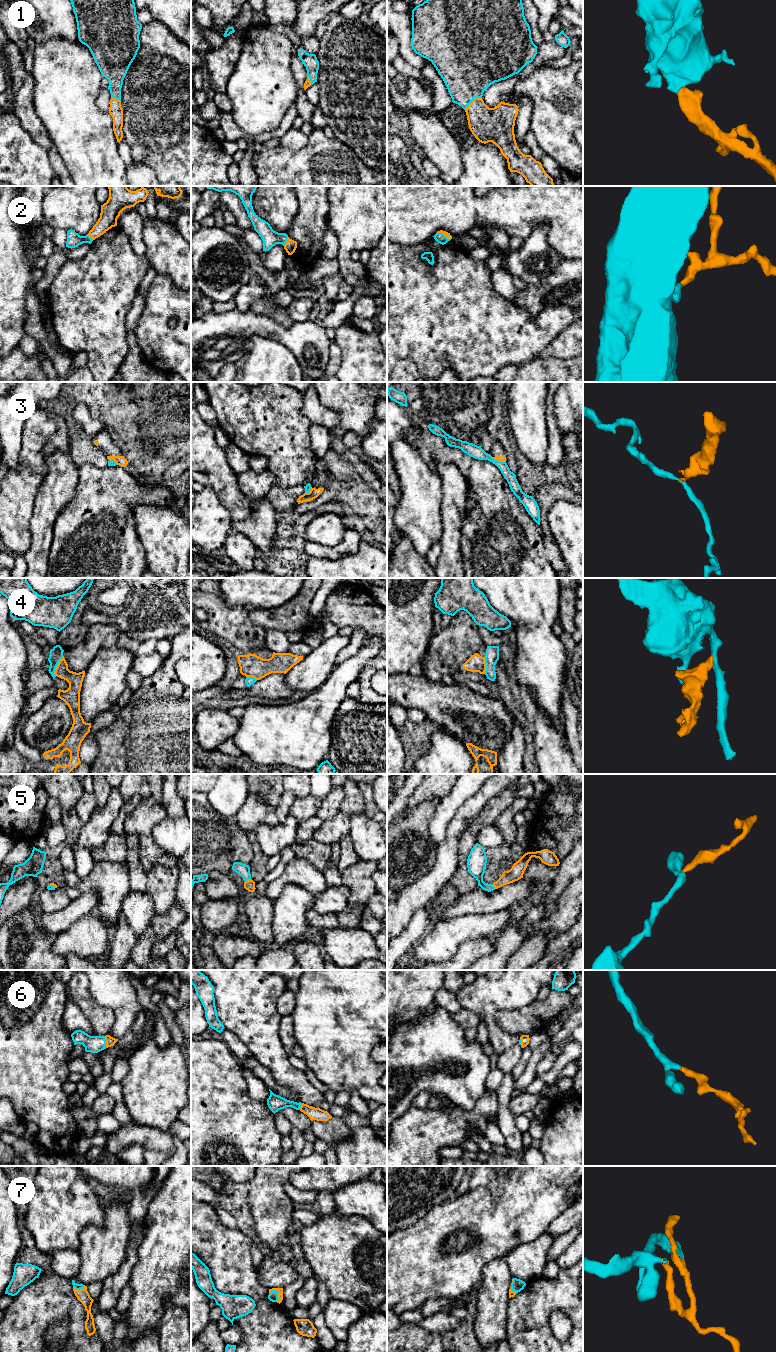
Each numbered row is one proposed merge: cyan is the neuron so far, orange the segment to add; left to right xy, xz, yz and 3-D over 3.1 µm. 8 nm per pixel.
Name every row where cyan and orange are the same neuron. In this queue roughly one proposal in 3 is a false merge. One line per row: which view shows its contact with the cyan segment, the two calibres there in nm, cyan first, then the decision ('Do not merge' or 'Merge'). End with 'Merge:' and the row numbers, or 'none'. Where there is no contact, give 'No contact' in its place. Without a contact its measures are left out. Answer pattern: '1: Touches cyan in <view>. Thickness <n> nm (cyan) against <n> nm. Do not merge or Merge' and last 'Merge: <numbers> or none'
1: Touches cyan in yz. Thickness 420 nm (cyan) against 280 nm. Merge
2: Touches cyan in xz. Thickness 140 nm (cyan) against 90 nm. Merge
3: Touches cyan in yz. Thickness 100 nm (cyan) against 50 nm. Do not merge
4: Touches cyan in xy. Thickness 110 nm (cyan) against 120 nm. Do not merge
5: Touches cyan in xz. Thickness 100 nm (cyan) against 90 nm. Merge
6: Touches cyan in xy. Thickness 140 nm (cyan) against 80 nm. Merge
7: Touches cyan in xz. Thickness 80 nm (cyan) against 50 nm. Merge
Merge: 1, 2, 5, 6, 7

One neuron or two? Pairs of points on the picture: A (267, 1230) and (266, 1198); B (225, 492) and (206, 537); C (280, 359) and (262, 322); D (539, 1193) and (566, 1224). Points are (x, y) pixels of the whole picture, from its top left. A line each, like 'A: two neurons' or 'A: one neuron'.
A: one neuron
B: two neurons
C: two neurons
D: two neurons

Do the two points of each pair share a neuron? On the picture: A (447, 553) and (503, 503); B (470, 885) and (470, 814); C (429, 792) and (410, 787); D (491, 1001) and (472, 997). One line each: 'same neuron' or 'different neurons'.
A: different neurons
B: different neurons
C: different neurons
D: same neuron

